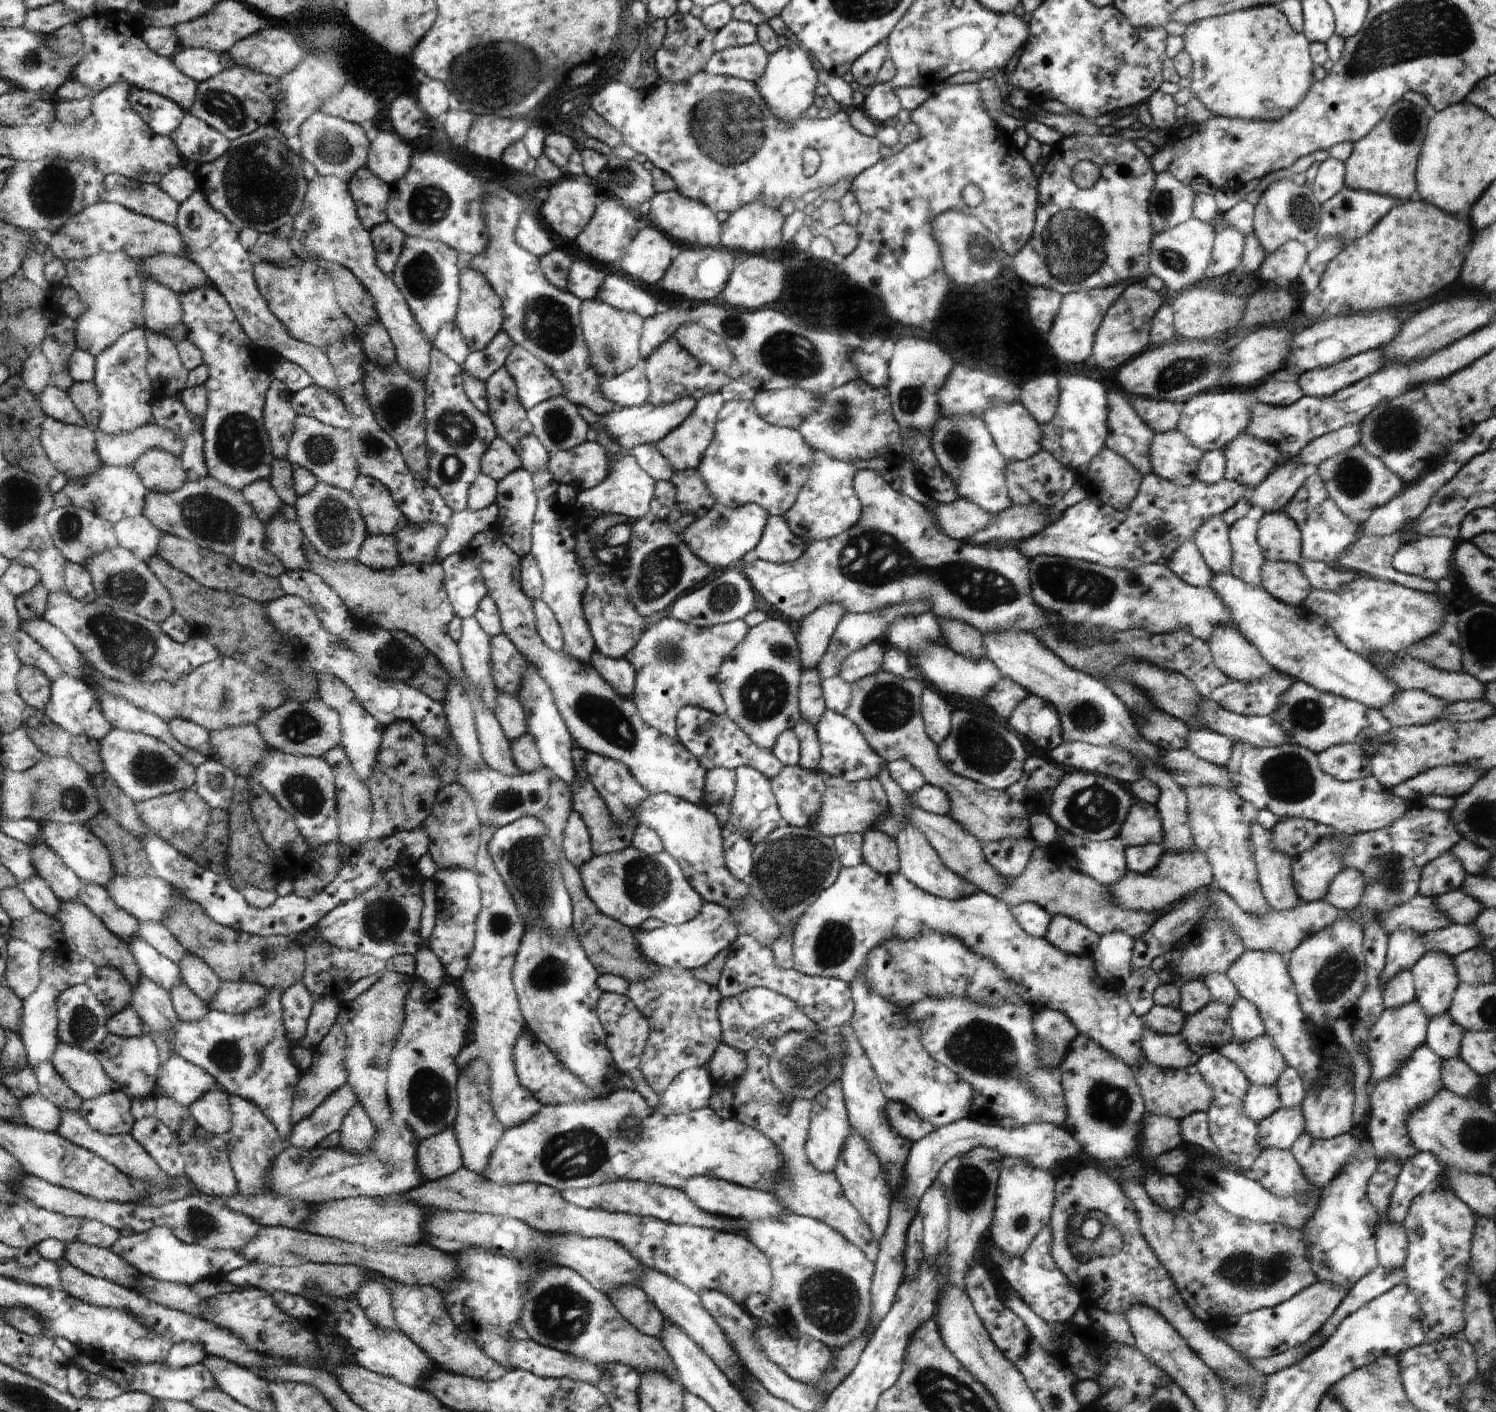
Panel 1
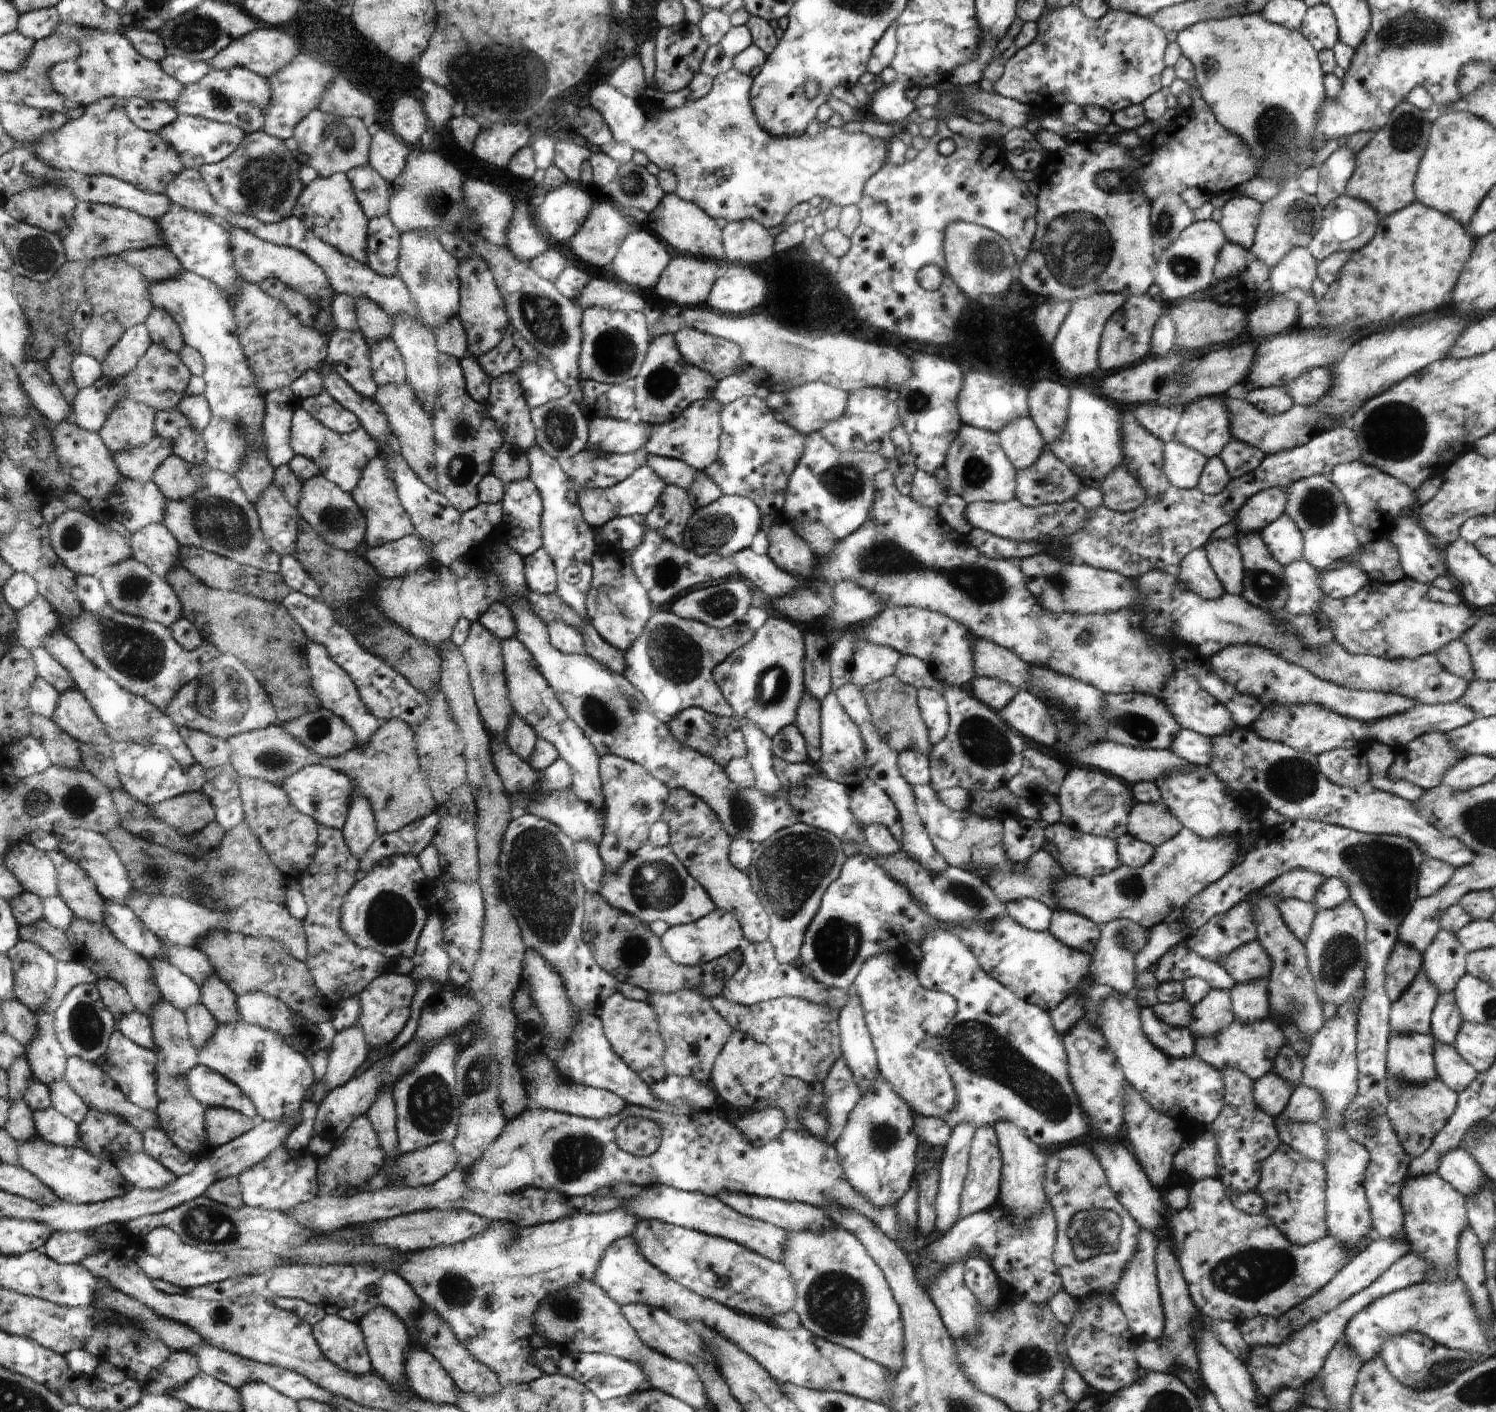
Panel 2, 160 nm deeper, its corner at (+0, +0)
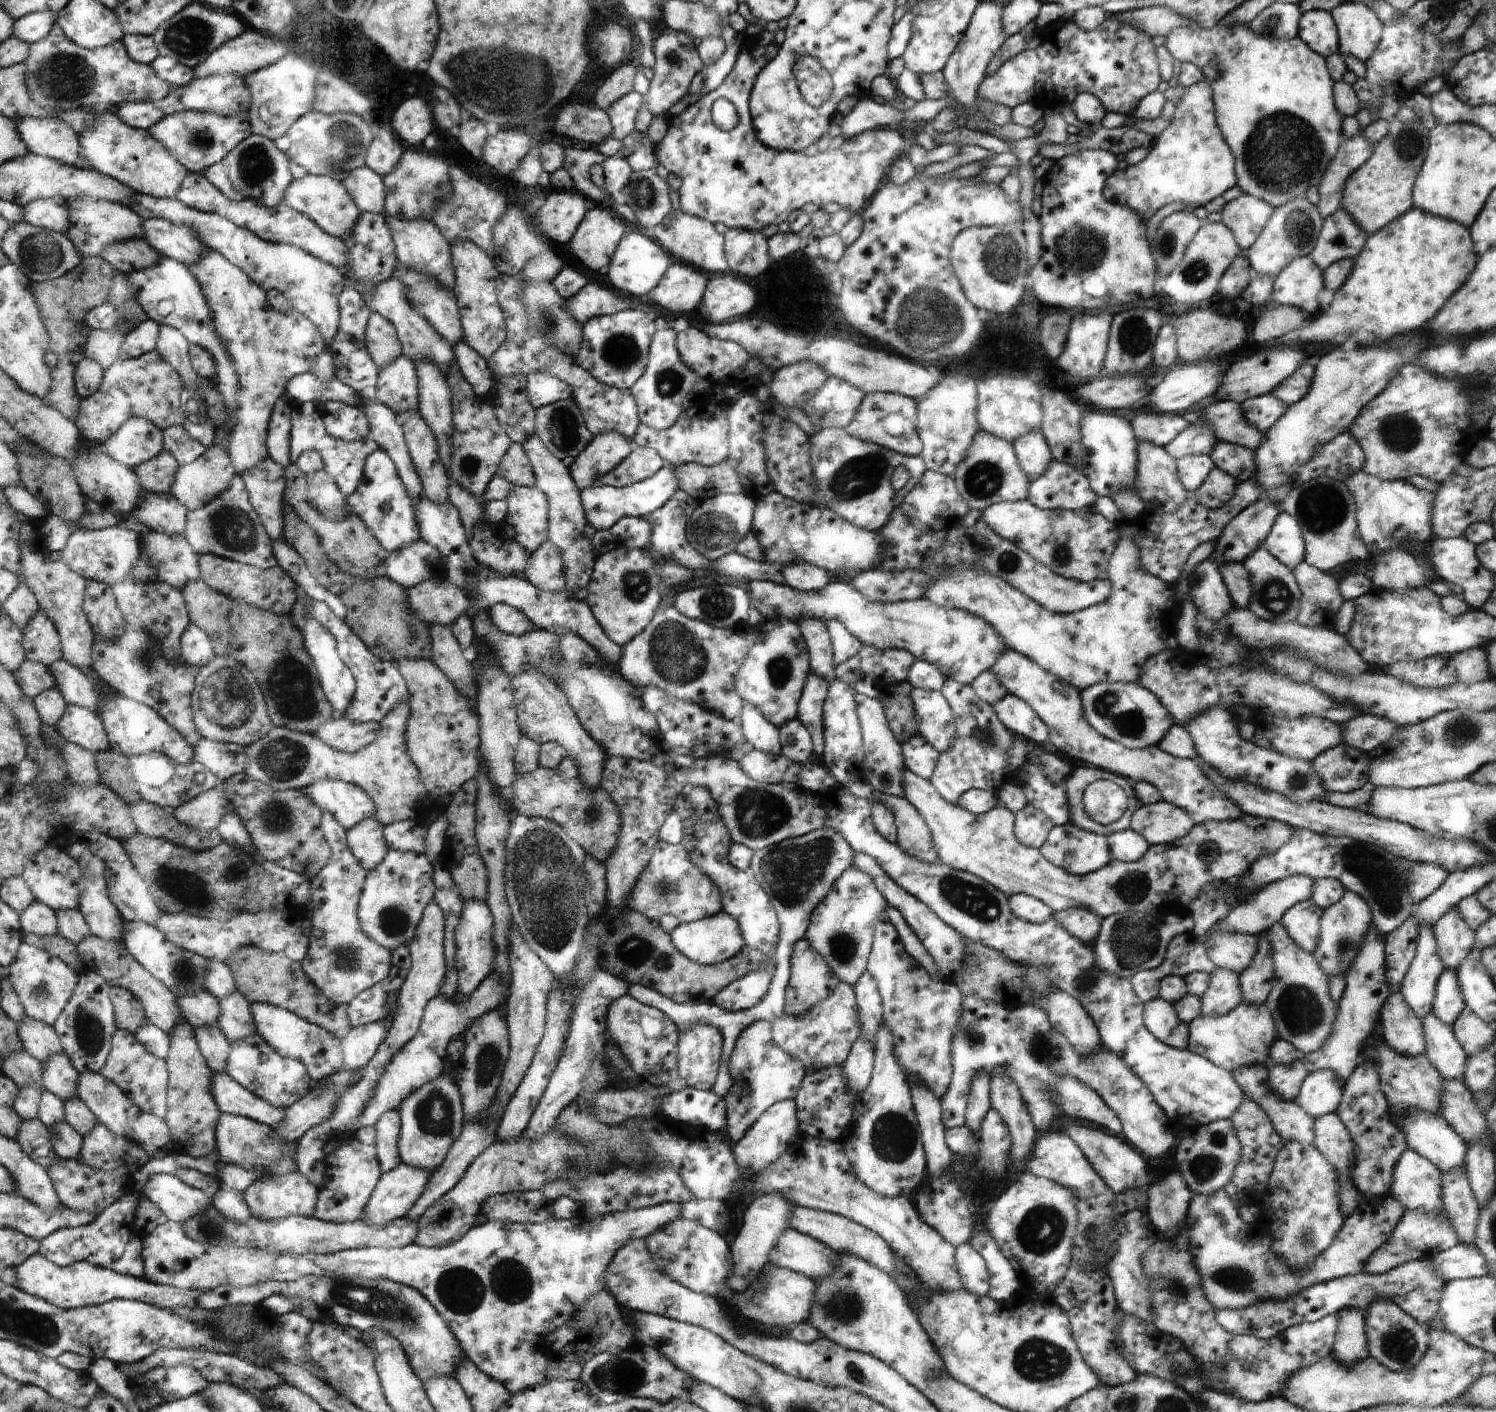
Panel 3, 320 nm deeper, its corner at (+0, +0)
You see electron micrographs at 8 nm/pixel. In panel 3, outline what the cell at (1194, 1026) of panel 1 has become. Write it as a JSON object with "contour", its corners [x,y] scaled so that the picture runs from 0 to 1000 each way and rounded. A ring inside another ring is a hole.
{"contour":[[[814,686],[803,707],[803,720],[814,720],[822,717],[831,709],[829,691],[824,687]]]}

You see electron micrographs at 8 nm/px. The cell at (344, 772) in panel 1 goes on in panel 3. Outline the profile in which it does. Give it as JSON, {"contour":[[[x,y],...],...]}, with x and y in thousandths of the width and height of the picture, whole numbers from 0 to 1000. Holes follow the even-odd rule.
{"contour":[[[245,580],[233,587],[233,597],[246,619],[255,612],[261,601],[257,596],[256,584],[250,580]]]}

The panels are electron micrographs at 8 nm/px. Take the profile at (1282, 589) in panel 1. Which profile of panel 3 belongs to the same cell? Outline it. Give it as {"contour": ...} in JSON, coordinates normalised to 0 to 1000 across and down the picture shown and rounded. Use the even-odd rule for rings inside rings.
{"contour":[[[872,397],[866,401],[864,406],[871,421],[866,441],[878,445],[882,445],[888,438],[891,439],[899,426],[892,409]]]}

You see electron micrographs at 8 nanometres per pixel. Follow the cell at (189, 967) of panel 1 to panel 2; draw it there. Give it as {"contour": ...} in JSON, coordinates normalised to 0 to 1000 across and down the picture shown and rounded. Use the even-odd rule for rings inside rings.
{"contour":[[[142,691],[139,697],[135,698],[135,703],[136,711],[142,716],[146,725],[161,722],[161,717],[158,715],[158,705],[147,692]]]}

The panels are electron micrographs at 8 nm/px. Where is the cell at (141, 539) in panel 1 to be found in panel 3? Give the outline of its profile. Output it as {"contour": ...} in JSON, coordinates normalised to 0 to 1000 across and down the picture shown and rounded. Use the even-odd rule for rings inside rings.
{"contour":[[[102,376],[96,383],[98,384],[96,390],[102,395],[108,411],[123,416],[128,411],[135,411],[134,393],[124,379]]]}

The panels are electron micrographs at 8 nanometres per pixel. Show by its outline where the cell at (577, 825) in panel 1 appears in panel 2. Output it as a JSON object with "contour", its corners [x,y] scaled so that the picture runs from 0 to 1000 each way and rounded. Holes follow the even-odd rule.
{"contour":[[[384,596],[386,605],[386,618],[388,626],[393,633],[400,633],[404,627],[405,620],[404,609],[401,609],[401,603],[396,596]]]}

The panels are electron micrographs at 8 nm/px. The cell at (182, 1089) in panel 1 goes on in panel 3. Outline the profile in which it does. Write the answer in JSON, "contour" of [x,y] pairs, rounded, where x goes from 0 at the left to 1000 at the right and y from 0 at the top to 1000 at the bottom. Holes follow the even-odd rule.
{"contour":[[[151,759],[143,760],[142,773],[148,788],[168,792],[179,797],[182,800],[185,800],[190,793],[191,785],[172,778]]]}

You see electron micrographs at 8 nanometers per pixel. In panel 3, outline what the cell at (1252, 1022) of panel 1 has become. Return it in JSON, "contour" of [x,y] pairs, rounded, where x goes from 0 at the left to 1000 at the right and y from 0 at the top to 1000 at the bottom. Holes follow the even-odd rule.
{"contour":[[[846,661],[841,662],[841,666],[840,674],[838,675],[836,683],[828,690],[831,708],[838,711],[845,710],[848,707],[851,699],[850,693],[852,691],[850,667],[846,664]]]}

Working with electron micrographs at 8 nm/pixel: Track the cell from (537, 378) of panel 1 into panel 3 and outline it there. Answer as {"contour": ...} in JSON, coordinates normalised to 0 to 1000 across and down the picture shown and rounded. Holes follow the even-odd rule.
{"contour":[[[356,263],[352,265],[352,280],[354,286],[359,290],[382,282],[382,275],[374,268],[365,264]]]}

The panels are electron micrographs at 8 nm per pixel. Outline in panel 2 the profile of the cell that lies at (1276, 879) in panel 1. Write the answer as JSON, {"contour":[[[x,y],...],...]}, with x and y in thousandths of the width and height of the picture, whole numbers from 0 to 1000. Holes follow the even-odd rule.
{"contour":[[[862,635],[857,636],[853,642],[858,653],[864,661],[870,667],[873,666],[873,663],[876,661],[877,653],[882,646],[879,639],[873,640]]]}

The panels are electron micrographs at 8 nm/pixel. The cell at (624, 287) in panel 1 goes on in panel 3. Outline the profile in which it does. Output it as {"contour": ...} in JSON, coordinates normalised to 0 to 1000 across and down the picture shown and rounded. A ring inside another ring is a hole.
{"contour":[[[399,200],[393,201],[378,214],[378,220],[388,229],[395,225],[422,219],[422,211],[416,206],[409,207]]]}

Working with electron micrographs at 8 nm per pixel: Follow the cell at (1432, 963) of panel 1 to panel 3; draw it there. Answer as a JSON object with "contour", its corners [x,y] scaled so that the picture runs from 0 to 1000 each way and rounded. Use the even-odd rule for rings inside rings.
{"contour":[[[972,643],[959,653],[959,659],[965,683],[967,686],[973,687],[986,671],[986,659]]]}

